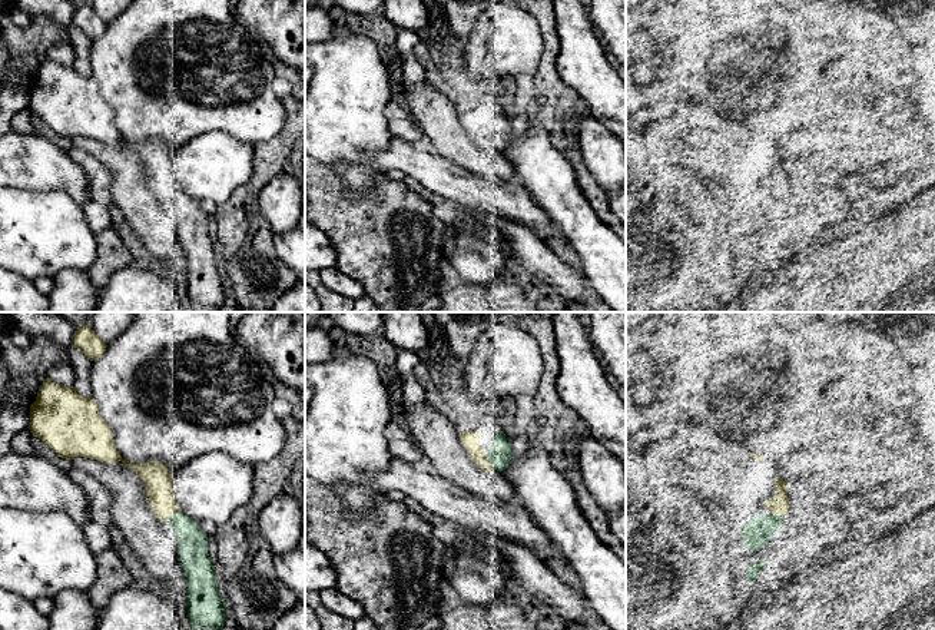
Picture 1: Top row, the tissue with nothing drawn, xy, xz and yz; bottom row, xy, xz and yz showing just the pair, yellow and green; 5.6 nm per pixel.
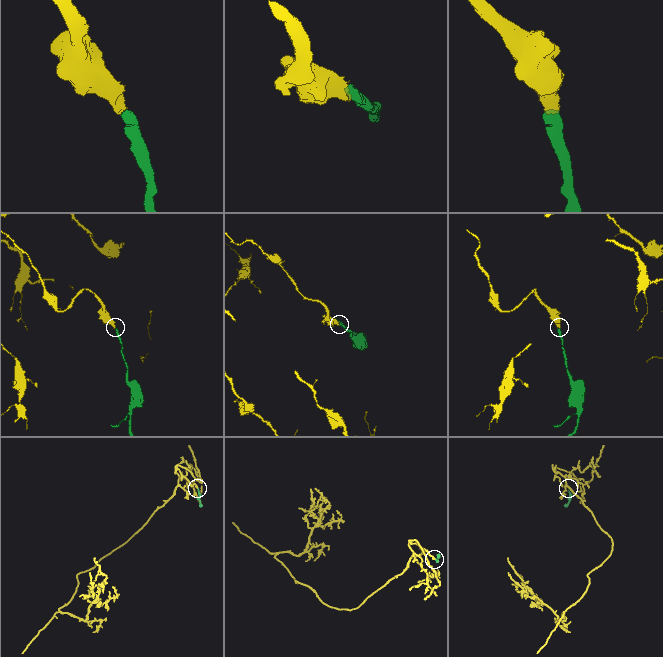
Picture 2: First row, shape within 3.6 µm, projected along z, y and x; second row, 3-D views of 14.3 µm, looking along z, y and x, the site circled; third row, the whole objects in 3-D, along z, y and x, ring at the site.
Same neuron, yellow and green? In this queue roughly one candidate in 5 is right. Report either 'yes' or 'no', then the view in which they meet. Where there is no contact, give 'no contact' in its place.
yes; contact in xy

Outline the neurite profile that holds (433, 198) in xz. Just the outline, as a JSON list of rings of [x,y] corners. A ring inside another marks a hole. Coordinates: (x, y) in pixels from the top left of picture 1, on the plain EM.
[[[405,176],[404,183],[412,189],[414,192],[417,192],[421,198],[427,199],[432,206],[438,206],[440,203],[444,202],[444,198],[440,196],[435,192],[431,192],[428,189],[425,189],[421,182],[418,182],[417,179],[411,178],[411,176]]]

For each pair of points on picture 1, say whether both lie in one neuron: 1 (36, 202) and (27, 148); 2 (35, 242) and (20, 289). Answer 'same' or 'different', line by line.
1: different
2: different

